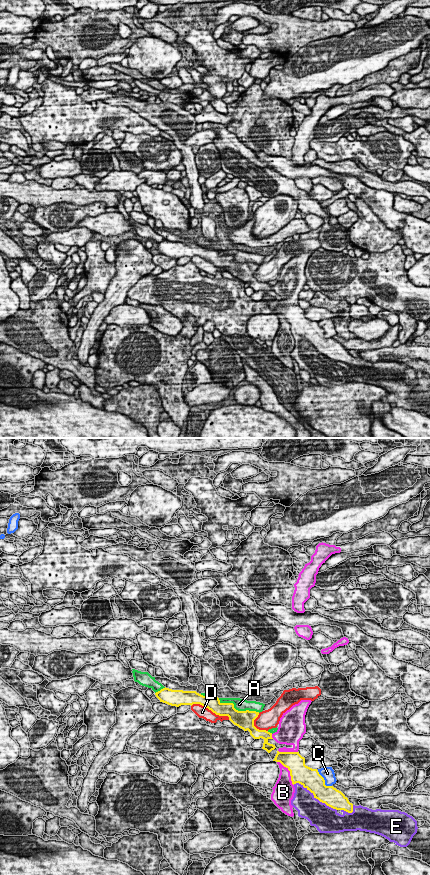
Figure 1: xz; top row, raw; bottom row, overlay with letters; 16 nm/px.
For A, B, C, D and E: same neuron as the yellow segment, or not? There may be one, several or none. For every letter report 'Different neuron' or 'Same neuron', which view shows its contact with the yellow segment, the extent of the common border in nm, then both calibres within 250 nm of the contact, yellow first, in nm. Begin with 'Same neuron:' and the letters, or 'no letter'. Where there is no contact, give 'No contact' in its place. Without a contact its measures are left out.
Same neuron: E
A: Different neuron. Touches yellow in xz. Shared border 700 nm. Thickness 280 nm (yellow) against 190 nm
B: Different neuron. Touches yellow in xz. Shared border 480 nm. Thickness 320 nm (yellow) against 280 nm
C: Different neuron. Touches yellow in xz. Shared border 360 nm. Thickness 320 nm (yellow) against 200 nm
D: Different neuron. Touches yellow in xz. Shared border 650 nm. Thickness 220 nm (yellow) against 190 nm
E: Same neuron. Touches yellow in xz. Shared border 800 nm. Thickness 320 nm (yellow) against 380 nm

